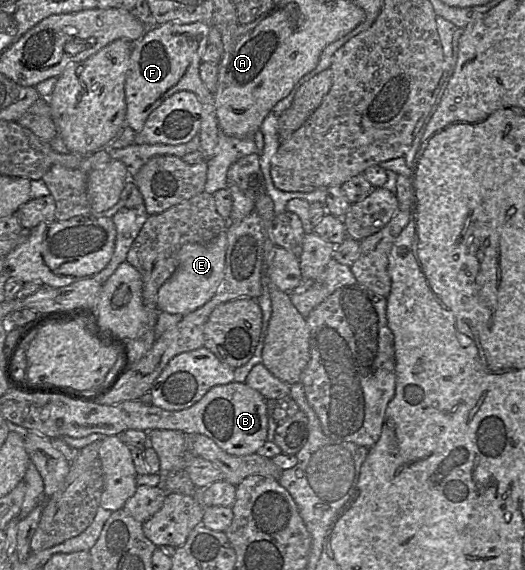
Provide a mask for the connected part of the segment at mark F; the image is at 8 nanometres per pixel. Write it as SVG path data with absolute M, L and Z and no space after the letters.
M166 22L147 28L144 35L132 43L130 65L124 84L125 124L135 133L142 130L150 113L166 98L182 90L193 92L202 104L202 121L198 137L199 150L204 160L213 156L219 135L214 93L206 88L199 75L199 65L208 45L209 31L210 25L205 22Z

